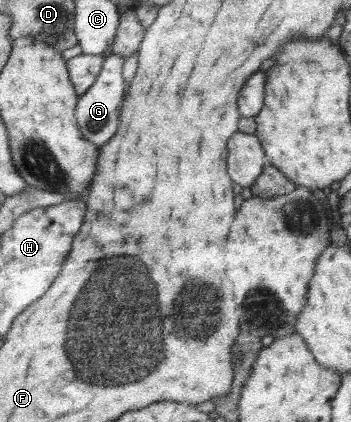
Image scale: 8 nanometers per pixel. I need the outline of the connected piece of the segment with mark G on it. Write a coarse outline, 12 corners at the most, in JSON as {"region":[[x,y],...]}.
{"region":[[109,54],[76,112],[99,149],[123,123],[123,61]]}

